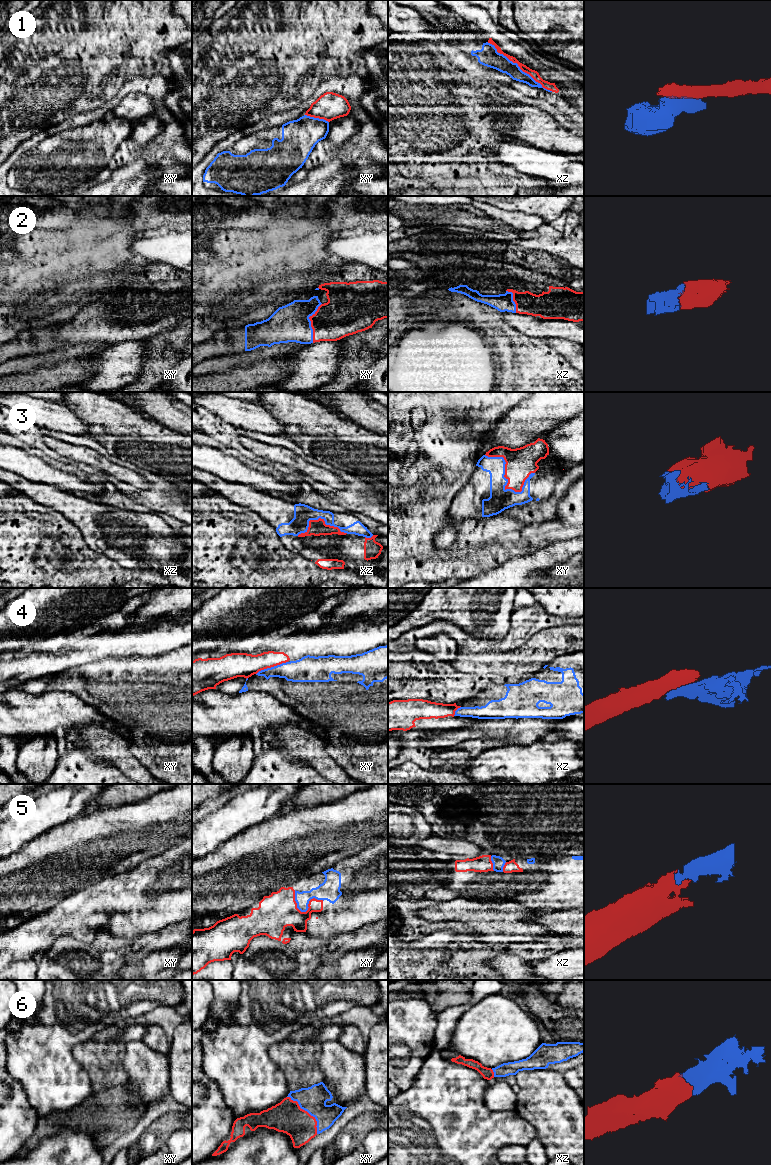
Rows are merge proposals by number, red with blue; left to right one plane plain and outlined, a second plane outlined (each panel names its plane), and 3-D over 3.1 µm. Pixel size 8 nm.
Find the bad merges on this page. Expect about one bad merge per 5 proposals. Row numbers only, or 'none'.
1, 4

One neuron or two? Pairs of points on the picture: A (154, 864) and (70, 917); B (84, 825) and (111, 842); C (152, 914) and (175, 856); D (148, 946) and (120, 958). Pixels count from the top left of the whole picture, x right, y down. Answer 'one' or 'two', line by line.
A: one
B: one
C: one
D: one

